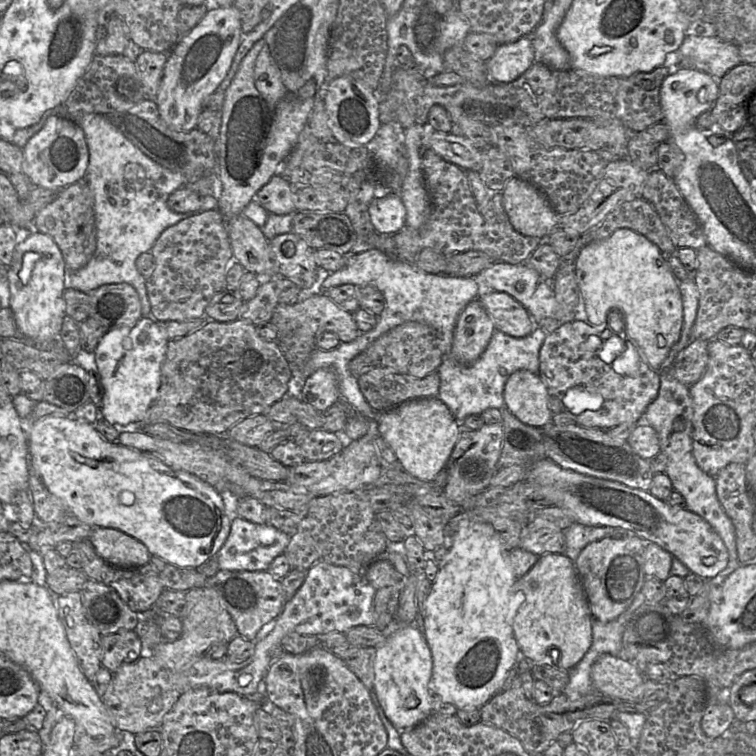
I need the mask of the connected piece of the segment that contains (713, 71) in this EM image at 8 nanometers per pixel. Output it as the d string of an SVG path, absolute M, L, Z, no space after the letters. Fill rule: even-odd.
M686 35L668 67L697 69L721 79L741 63L737 46L724 42L717 36Z

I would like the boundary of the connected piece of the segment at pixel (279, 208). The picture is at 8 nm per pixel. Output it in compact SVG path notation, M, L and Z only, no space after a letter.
M274 174L255 195L254 200L268 214L289 214L296 211L294 204L295 187L280 174Z

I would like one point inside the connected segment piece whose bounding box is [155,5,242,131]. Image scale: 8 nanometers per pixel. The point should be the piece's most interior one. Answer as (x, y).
(197, 64)

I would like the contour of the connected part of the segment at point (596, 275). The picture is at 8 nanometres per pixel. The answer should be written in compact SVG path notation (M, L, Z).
M620 228L609 237L591 242L581 250L576 260L576 275L588 320L596 325L611 323L612 328L622 330L623 338L630 339L637 349L643 351L650 367L660 371L680 339L684 319L679 282L667 256L644 235L629 228Z

